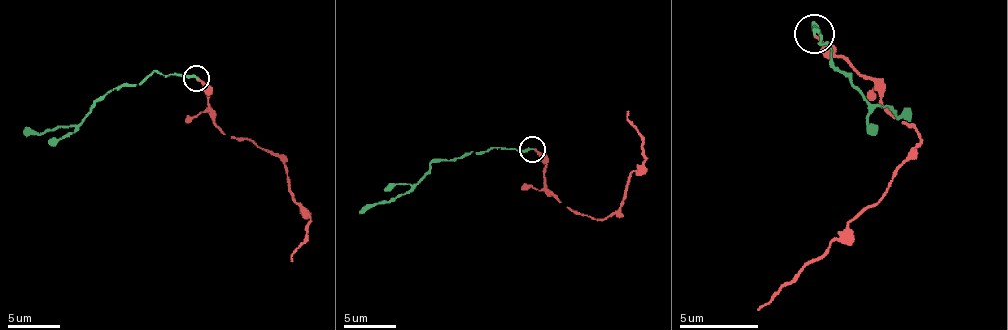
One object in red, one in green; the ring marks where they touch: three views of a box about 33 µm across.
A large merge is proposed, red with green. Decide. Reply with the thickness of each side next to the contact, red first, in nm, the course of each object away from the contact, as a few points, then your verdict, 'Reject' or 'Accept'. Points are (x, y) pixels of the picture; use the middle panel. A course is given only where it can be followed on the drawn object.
Thickness 170 nm (red) against 190 nm. Course of red: (533, 149), (546, 167), (548, 191), (574, 212), (611, 217), (624, 204), (629, 175), (647, 157), (626, 110). Course of green: (533, 149), (499, 147), (437, 160), (413, 186), (398, 196), (369, 204), (359, 214). Accept

